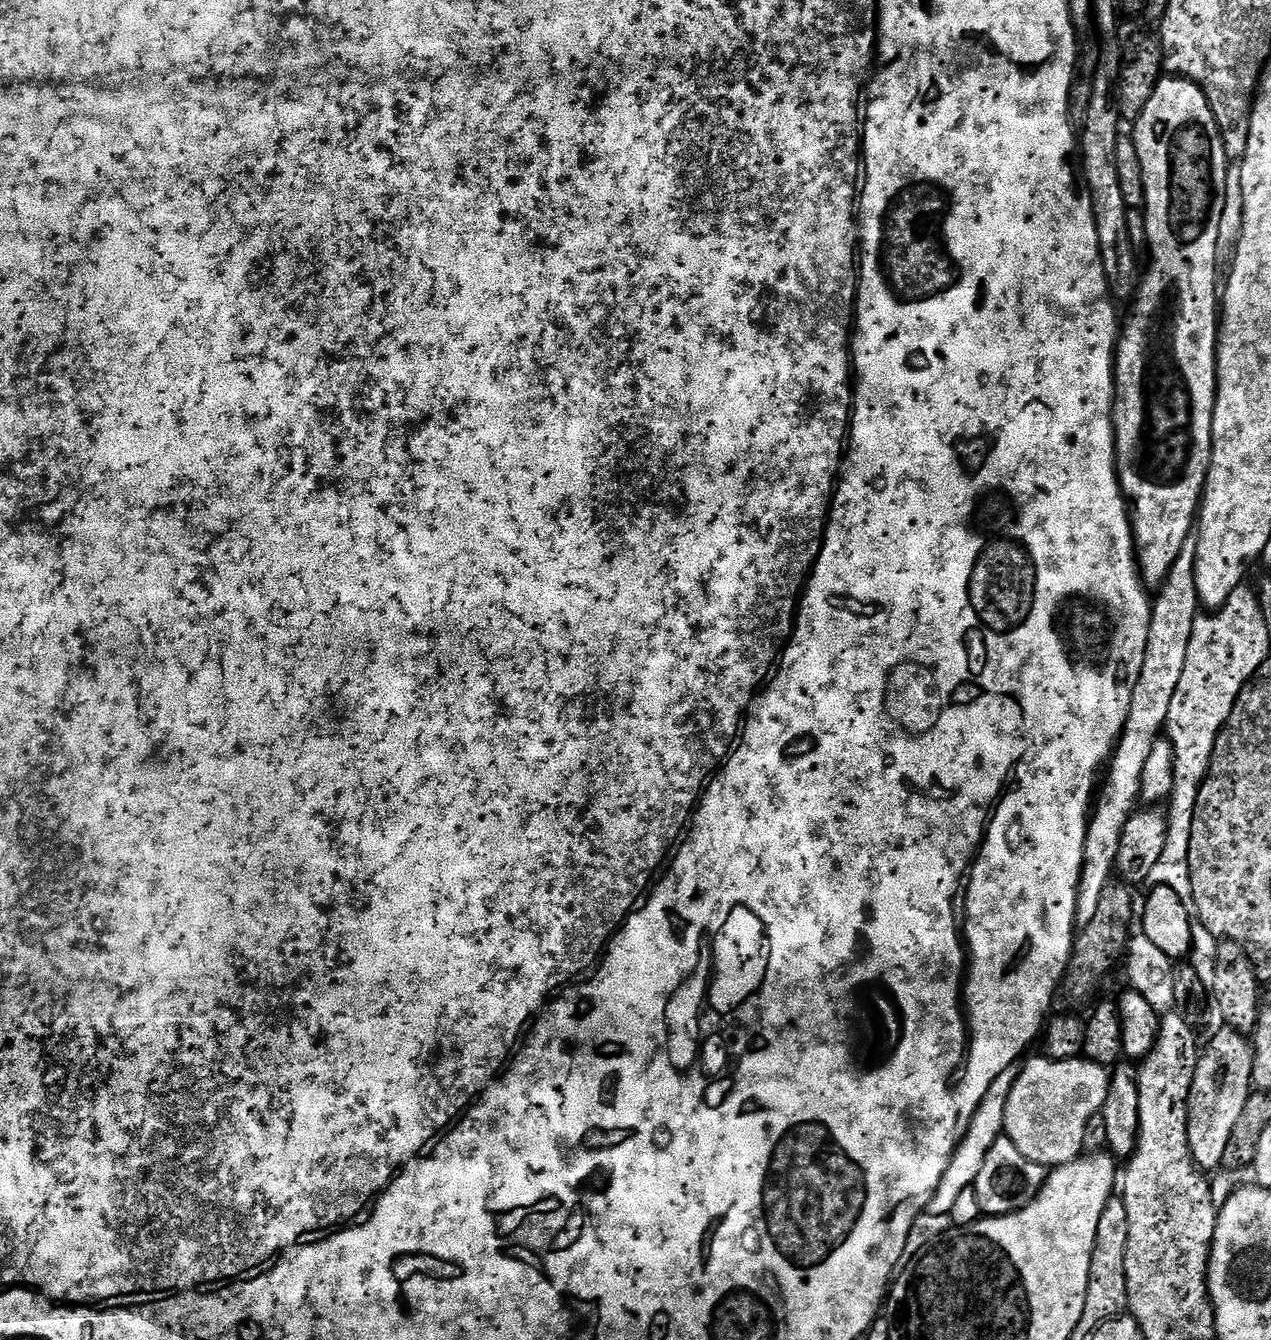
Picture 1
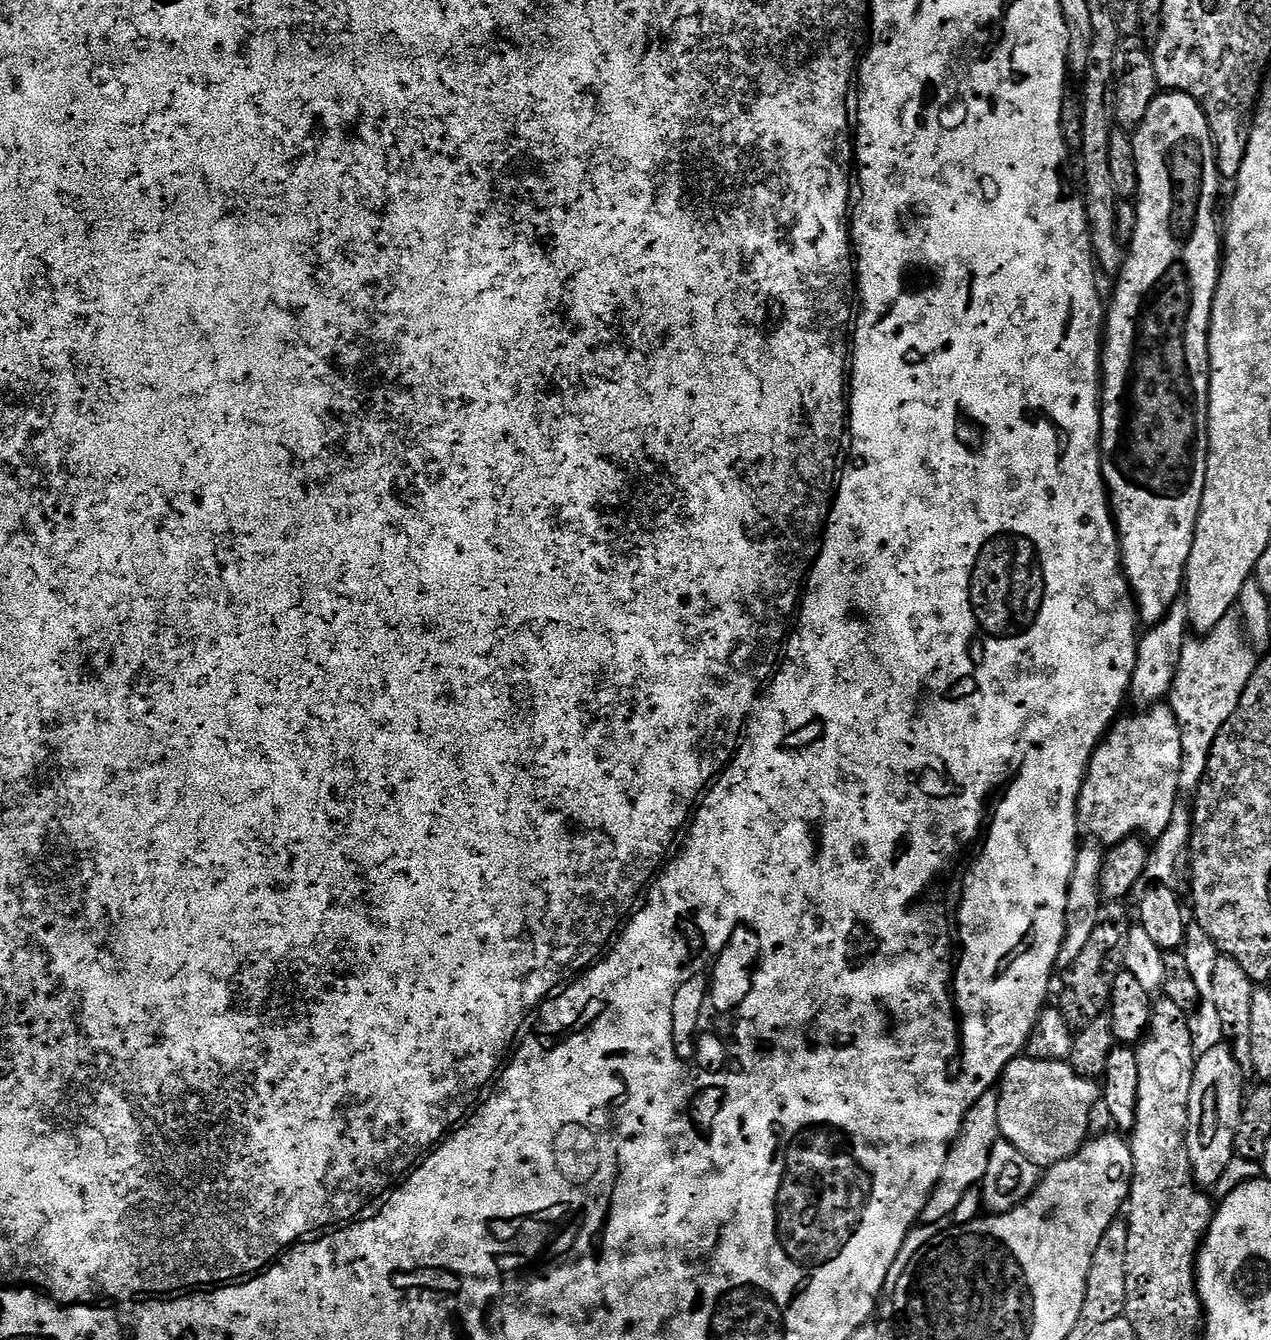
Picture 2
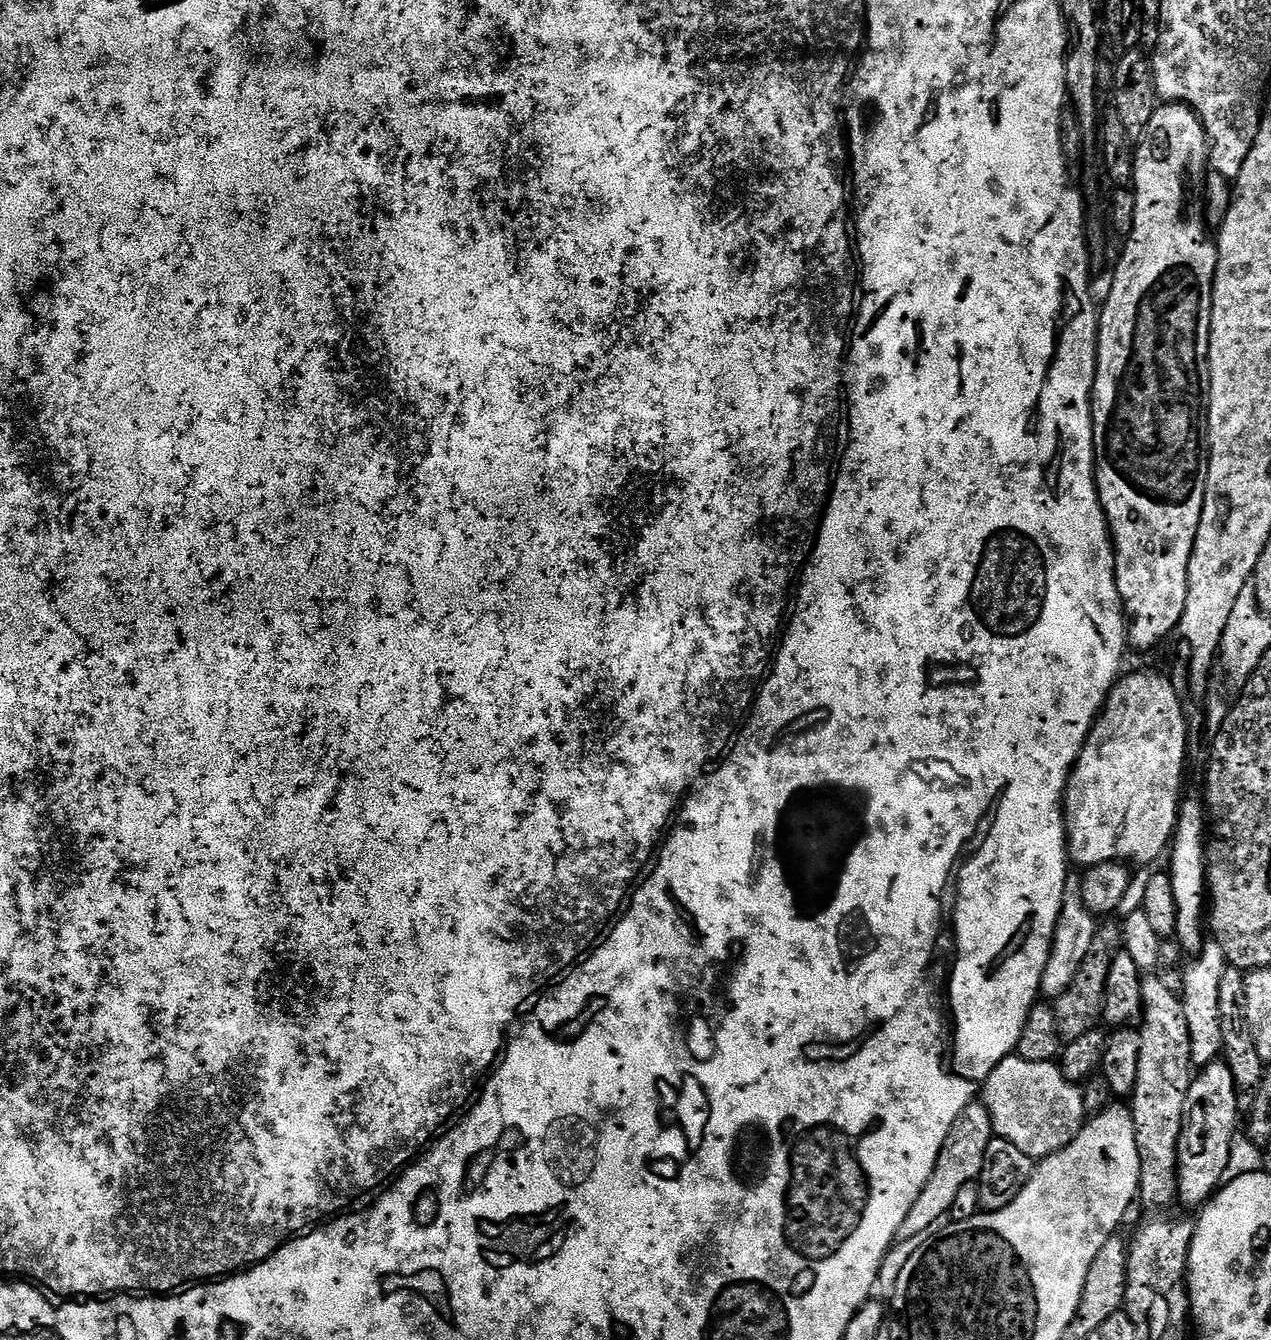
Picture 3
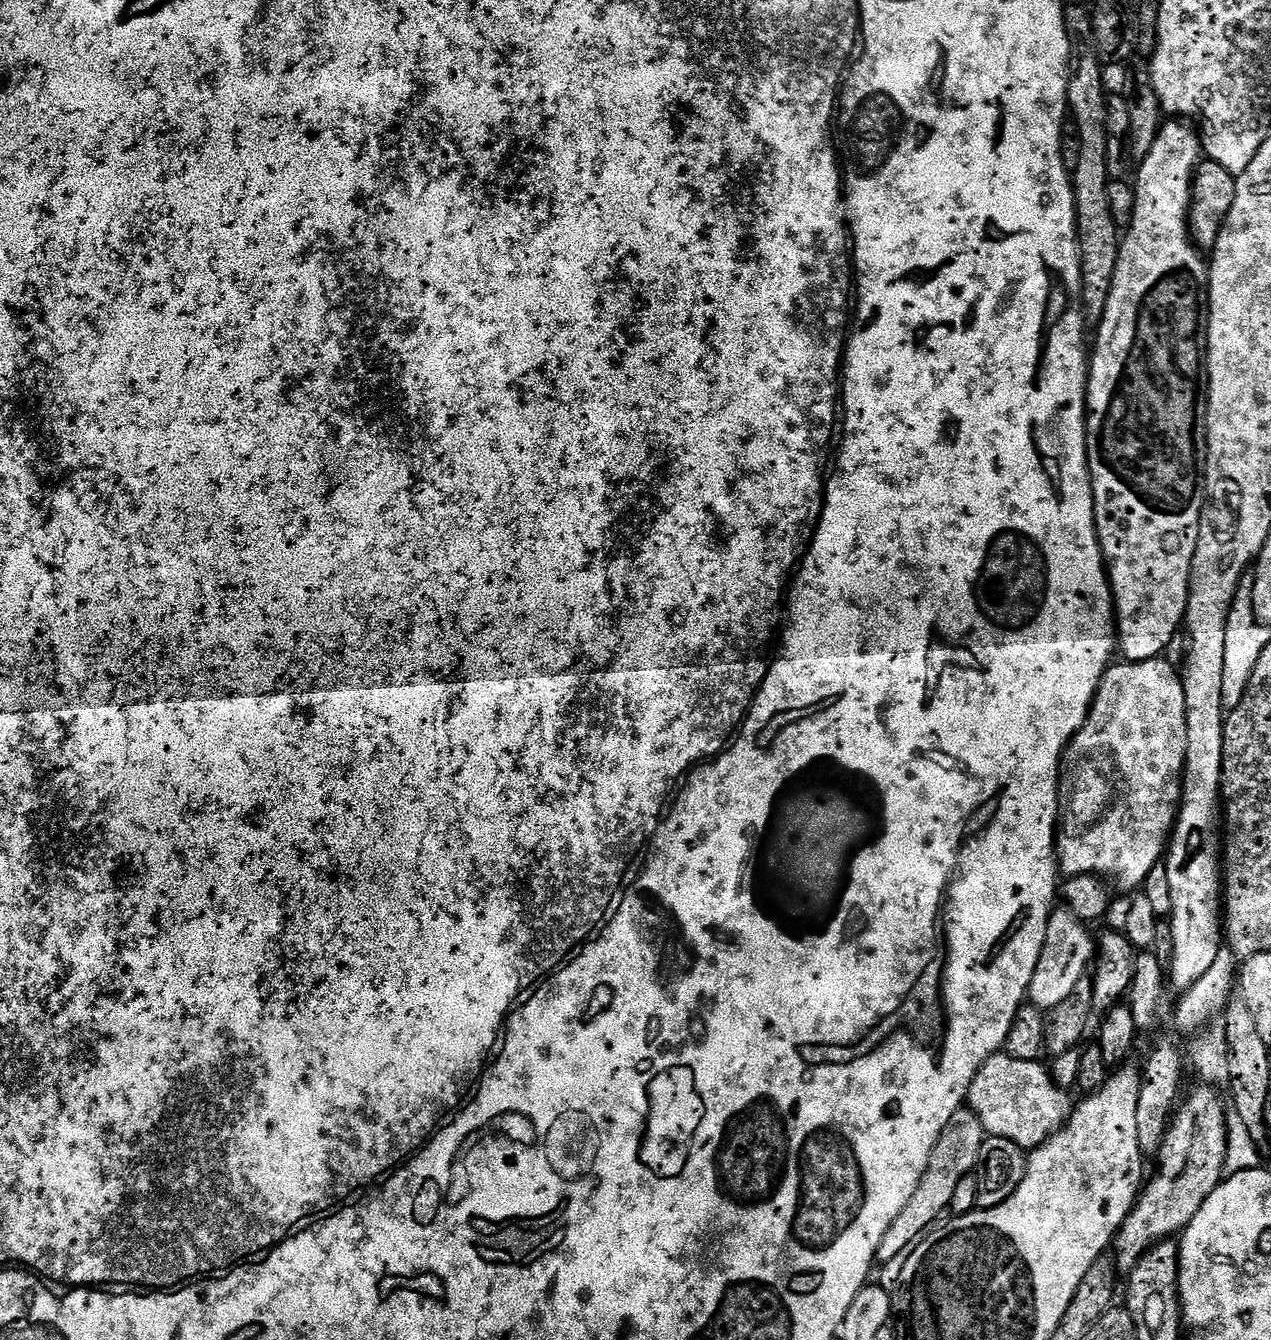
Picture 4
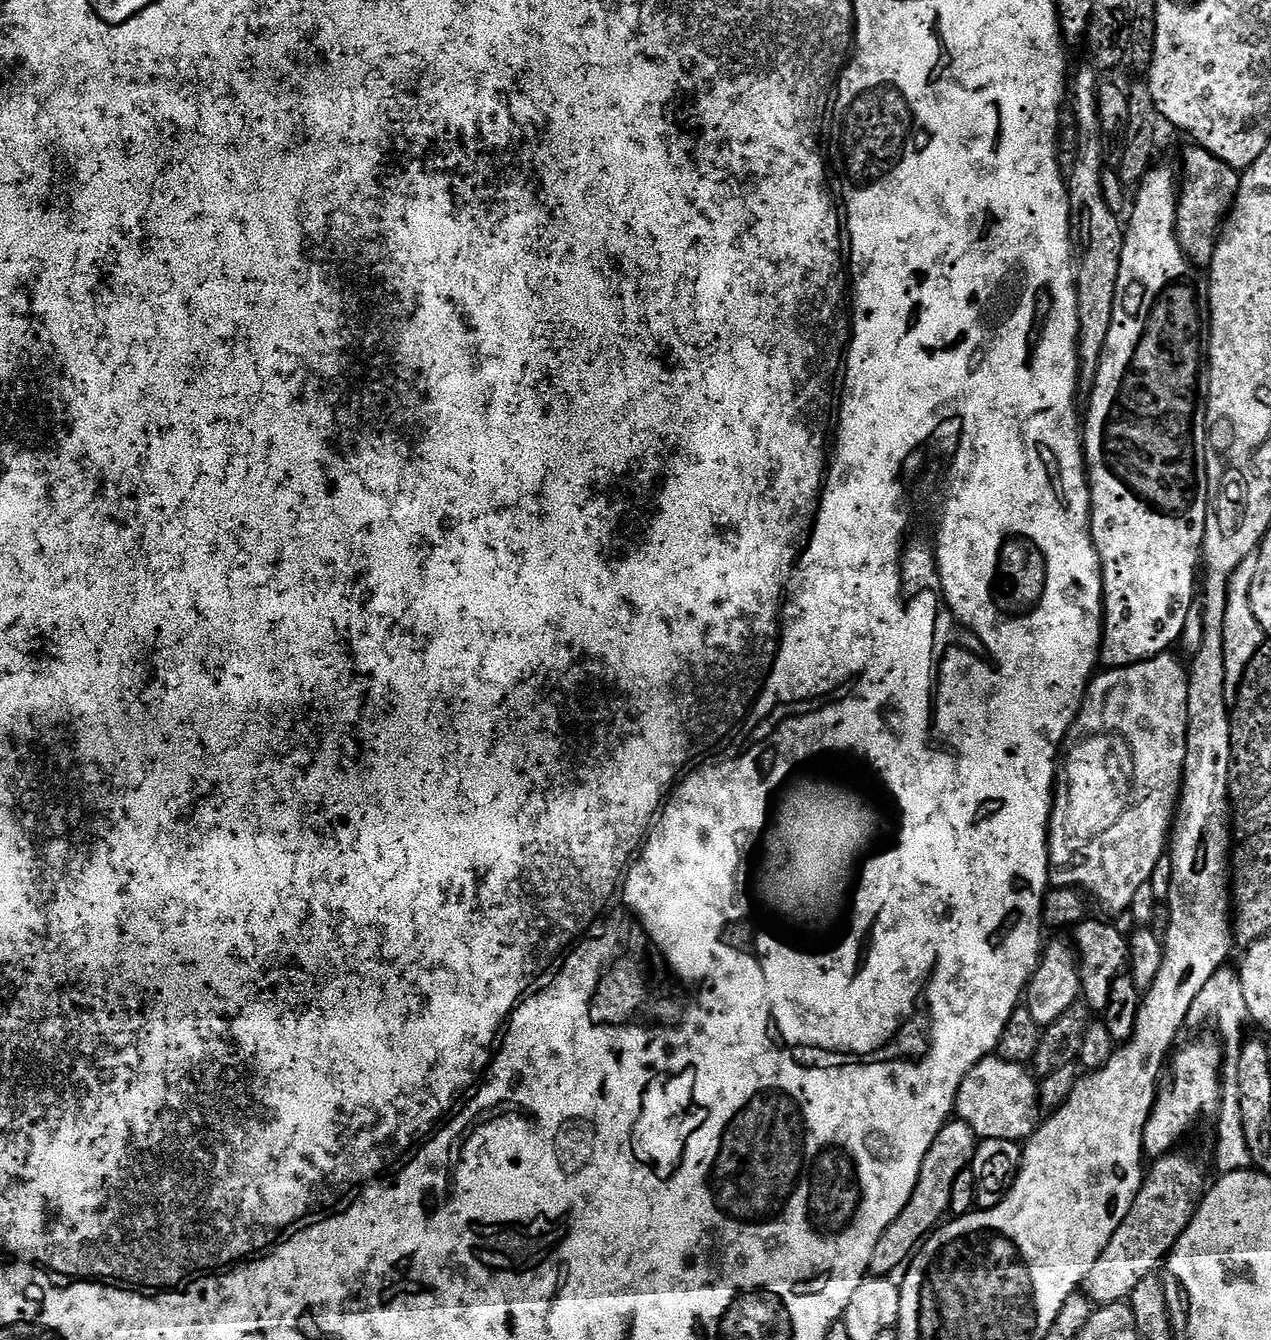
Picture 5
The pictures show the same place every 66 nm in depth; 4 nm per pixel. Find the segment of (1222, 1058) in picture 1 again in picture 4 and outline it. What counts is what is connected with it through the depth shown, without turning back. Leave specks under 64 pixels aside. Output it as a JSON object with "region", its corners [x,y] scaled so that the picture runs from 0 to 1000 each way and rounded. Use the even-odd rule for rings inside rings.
{"region":[[[944,810],[924,831],[911,860],[913,869],[910,872],[910,878],[907,881],[906,878],[899,884],[891,905],[878,919],[876,943],[879,950],[891,949],[903,934],[928,923],[939,906],[946,903],[946,897],[955,891],[963,880],[961,870],[965,865],[965,829],[965,824],[963,825],[957,815],[959,814],[956,811]]]}

